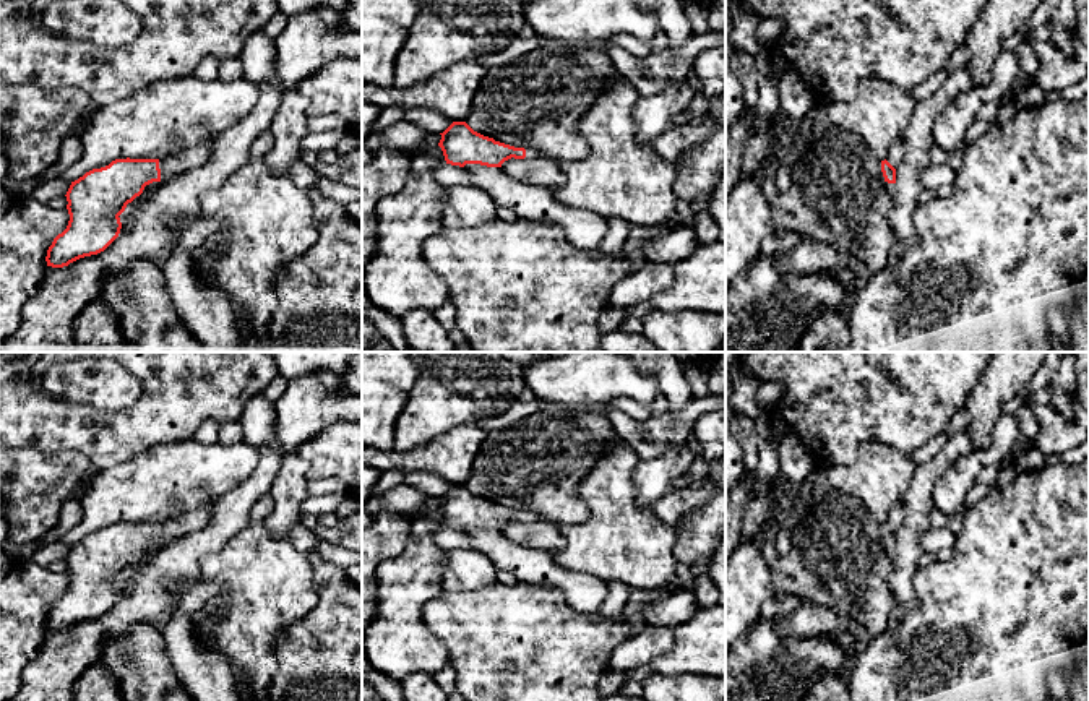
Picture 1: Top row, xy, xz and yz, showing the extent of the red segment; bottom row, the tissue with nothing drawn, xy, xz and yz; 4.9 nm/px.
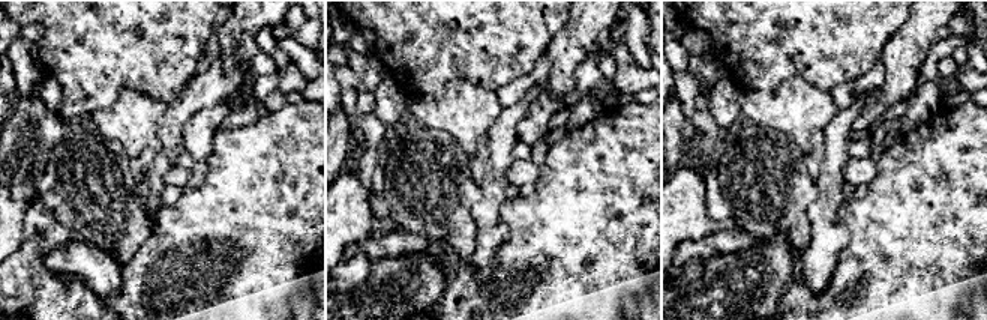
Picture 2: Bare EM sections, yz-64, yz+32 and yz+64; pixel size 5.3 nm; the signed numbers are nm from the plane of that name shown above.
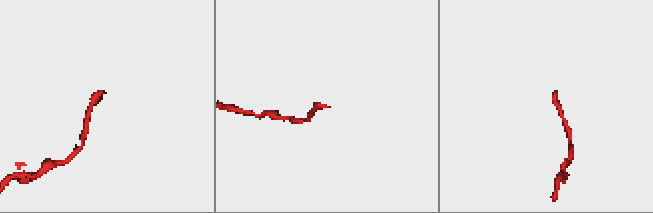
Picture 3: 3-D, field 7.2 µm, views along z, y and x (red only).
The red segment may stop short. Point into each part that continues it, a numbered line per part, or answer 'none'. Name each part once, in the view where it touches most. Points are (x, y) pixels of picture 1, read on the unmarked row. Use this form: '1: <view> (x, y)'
1: xy (192, 520)

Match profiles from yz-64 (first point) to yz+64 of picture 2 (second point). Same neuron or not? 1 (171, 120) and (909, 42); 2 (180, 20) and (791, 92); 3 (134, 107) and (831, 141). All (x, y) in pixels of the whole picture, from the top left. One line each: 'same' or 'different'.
1: different
2: different
3: different

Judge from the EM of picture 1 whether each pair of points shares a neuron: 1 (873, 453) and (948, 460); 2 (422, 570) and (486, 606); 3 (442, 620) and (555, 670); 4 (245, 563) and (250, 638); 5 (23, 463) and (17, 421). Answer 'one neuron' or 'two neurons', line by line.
1: two neurons
2: two neurons
3: one neuron
4: one neuron
5: two neurons

